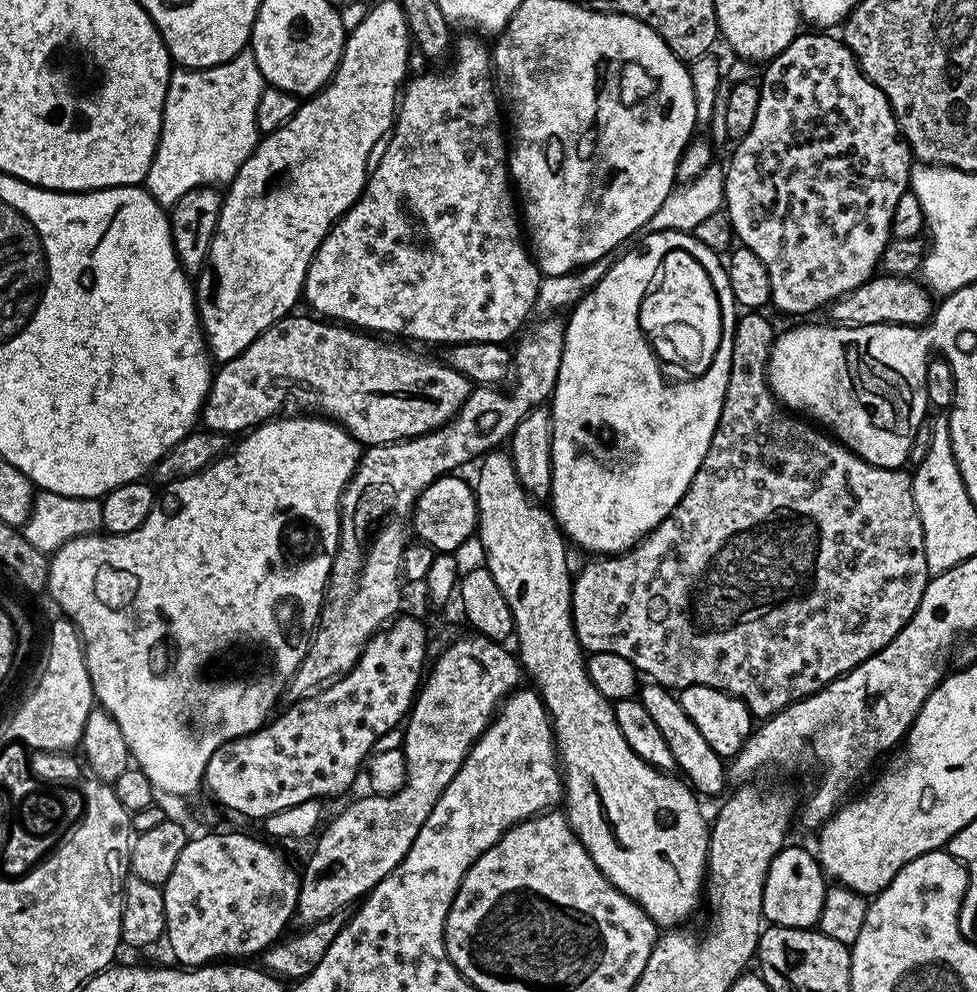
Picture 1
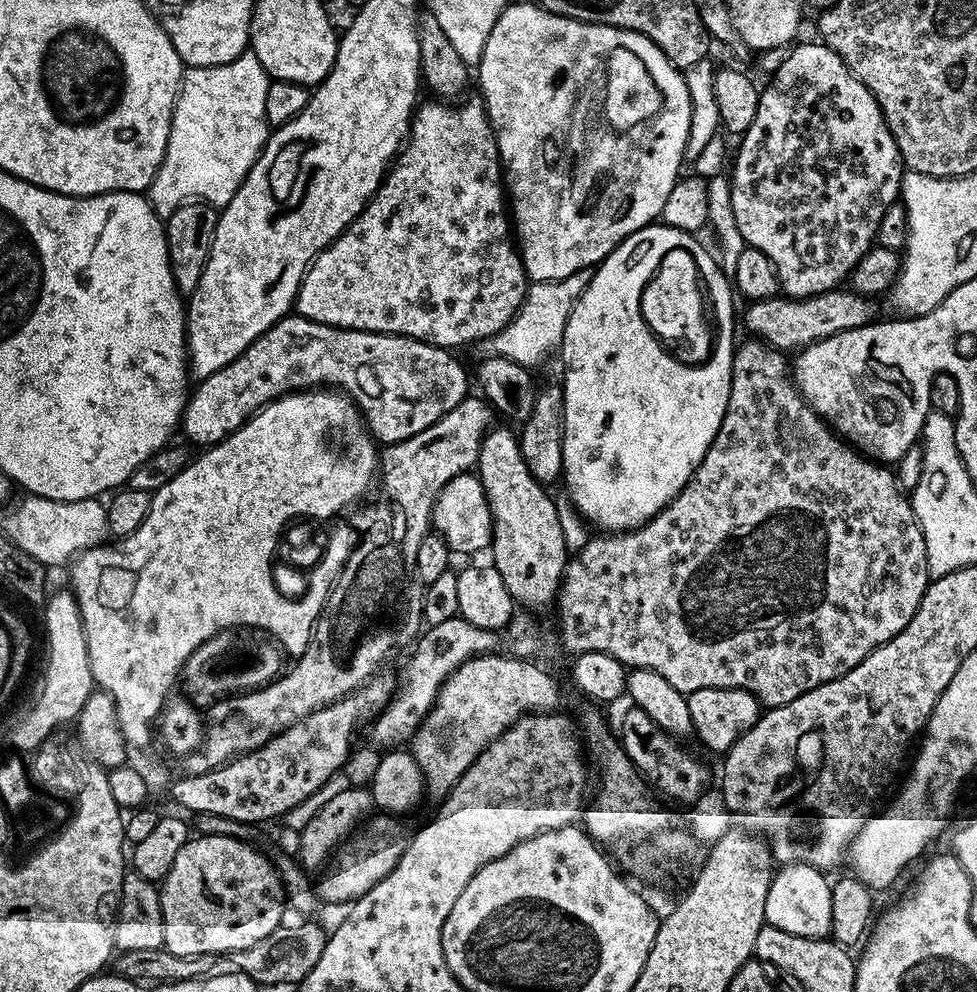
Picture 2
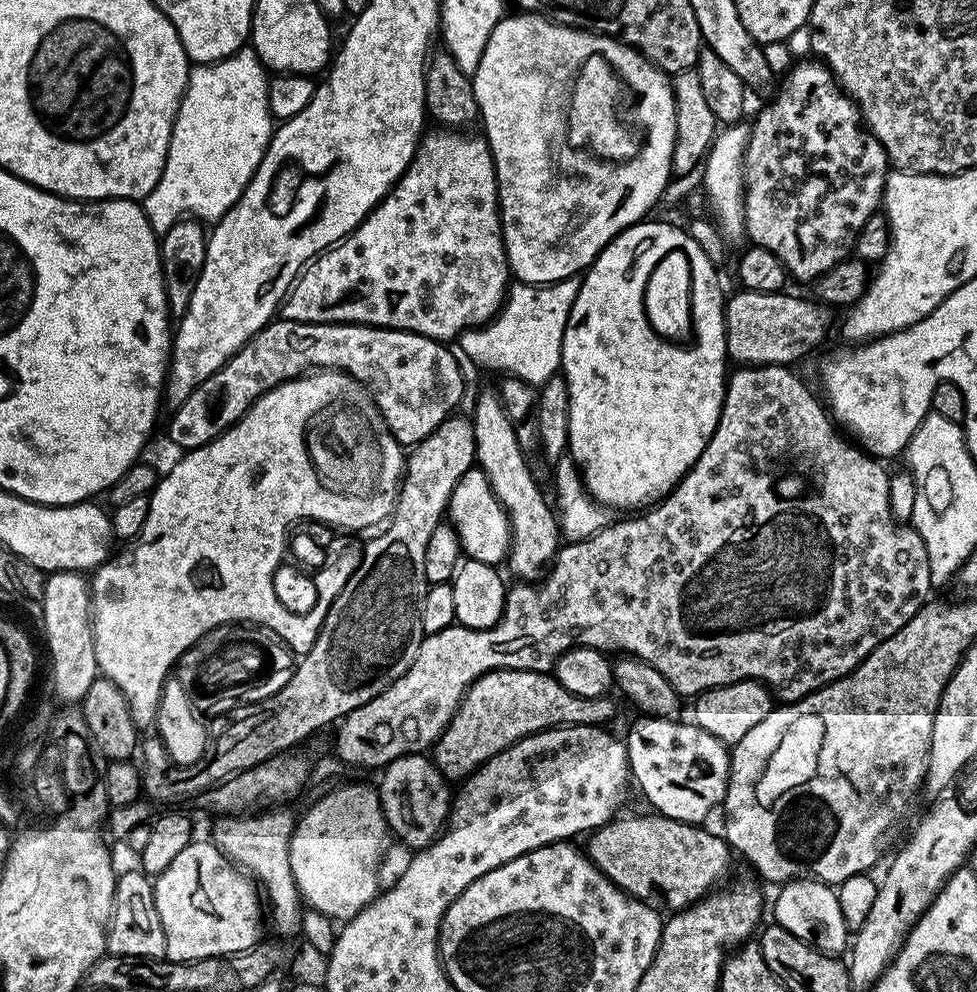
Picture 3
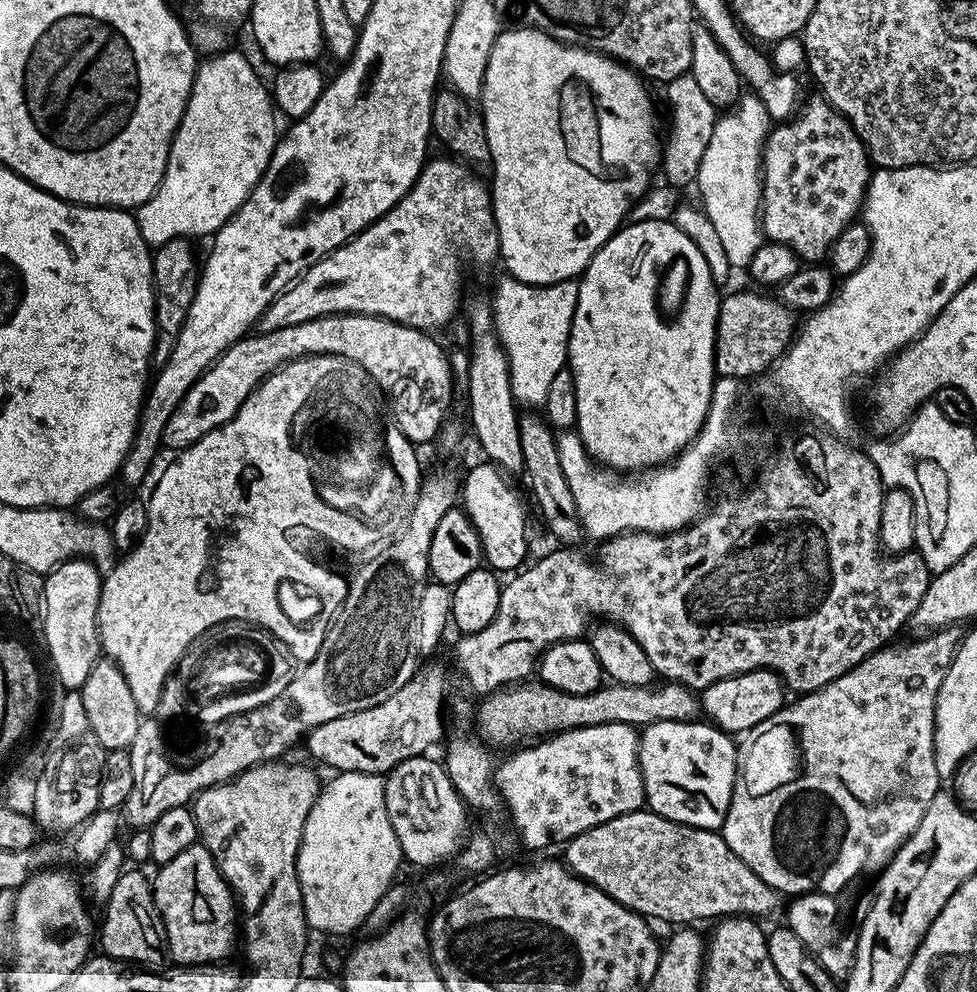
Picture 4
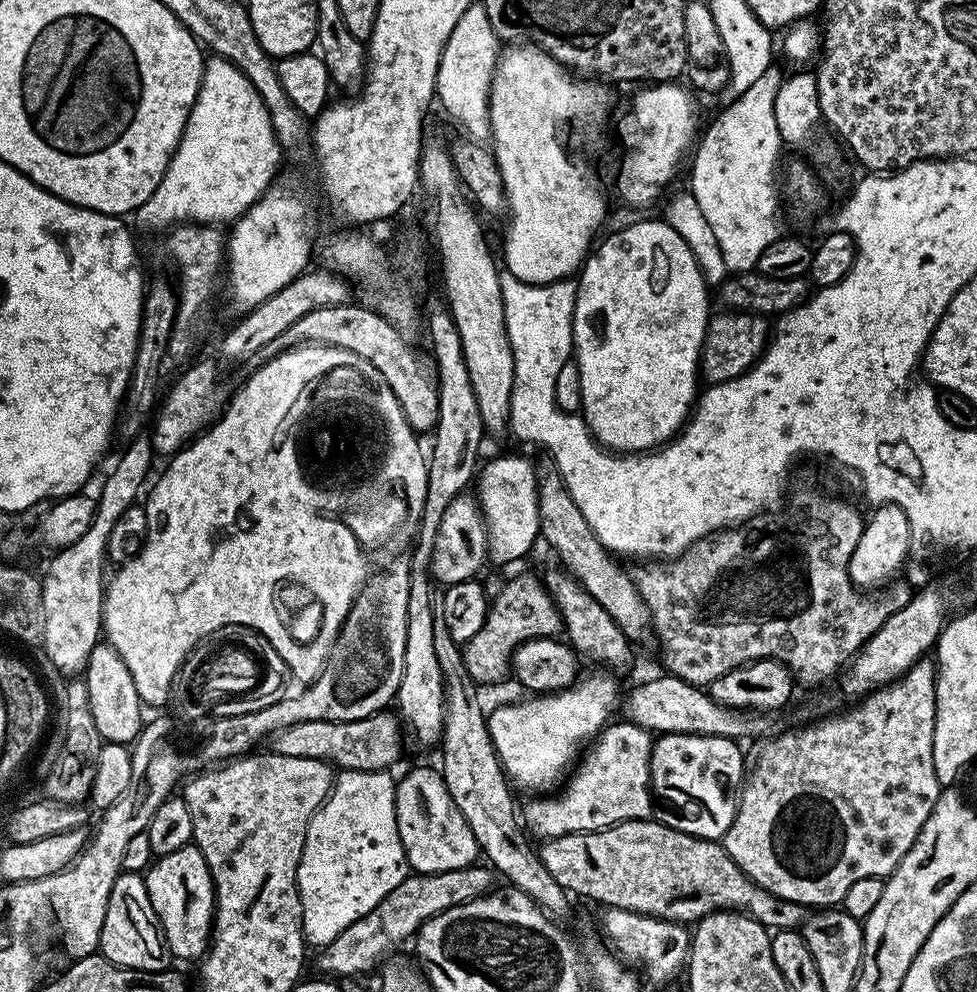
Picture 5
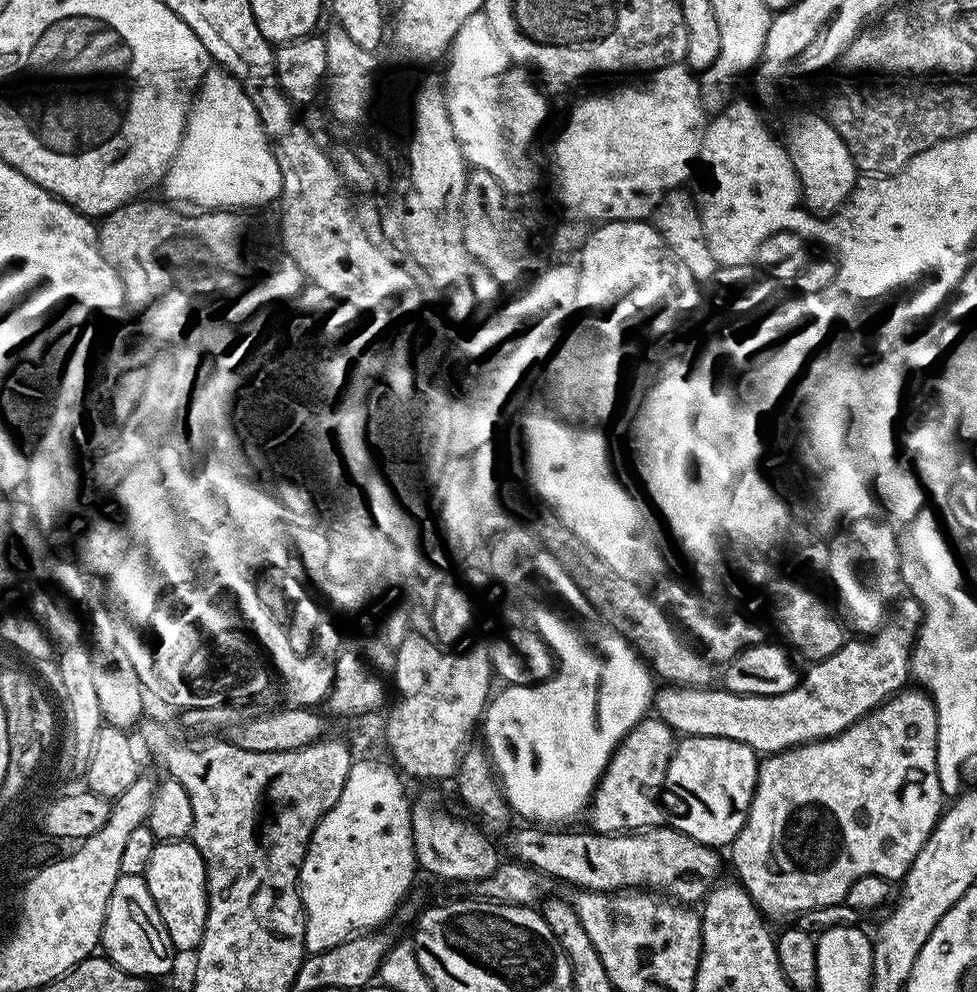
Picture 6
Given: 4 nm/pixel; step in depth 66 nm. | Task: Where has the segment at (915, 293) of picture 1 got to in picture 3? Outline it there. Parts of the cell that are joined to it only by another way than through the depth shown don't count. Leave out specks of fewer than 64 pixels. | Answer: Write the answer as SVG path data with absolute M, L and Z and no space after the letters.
M736 290L736 293L727 297L724 305L724 337L726 338L726 350L728 351L727 359L733 360L733 365L736 366L755 366L758 364L783 364L785 366L795 365L795 360L800 360L808 352L808 347L811 344L816 344L820 340L820 335L827 330L832 324L833 314L824 304L817 302L816 300L804 296L791 296L788 290L781 290L779 292L750 292L747 290Z

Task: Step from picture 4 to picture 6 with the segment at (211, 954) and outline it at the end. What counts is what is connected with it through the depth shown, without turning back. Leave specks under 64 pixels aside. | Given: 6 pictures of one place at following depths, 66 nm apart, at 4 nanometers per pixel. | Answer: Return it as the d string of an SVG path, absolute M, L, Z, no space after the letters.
M191 839L157 843L143 878L158 906L158 914L166 926L173 949L177 953L191 953L199 948L208 913L208 879L204 873L202 854L198 854Z

